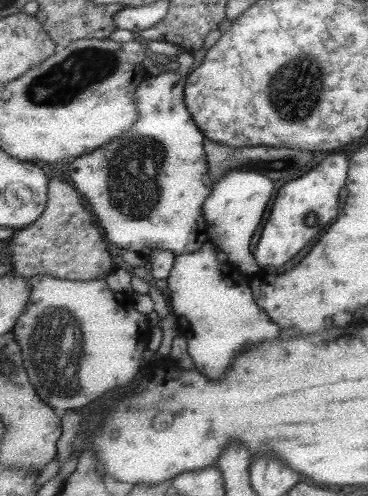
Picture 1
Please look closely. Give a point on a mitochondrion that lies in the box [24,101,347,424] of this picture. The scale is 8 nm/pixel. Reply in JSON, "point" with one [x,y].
{"point":[133,178]}

